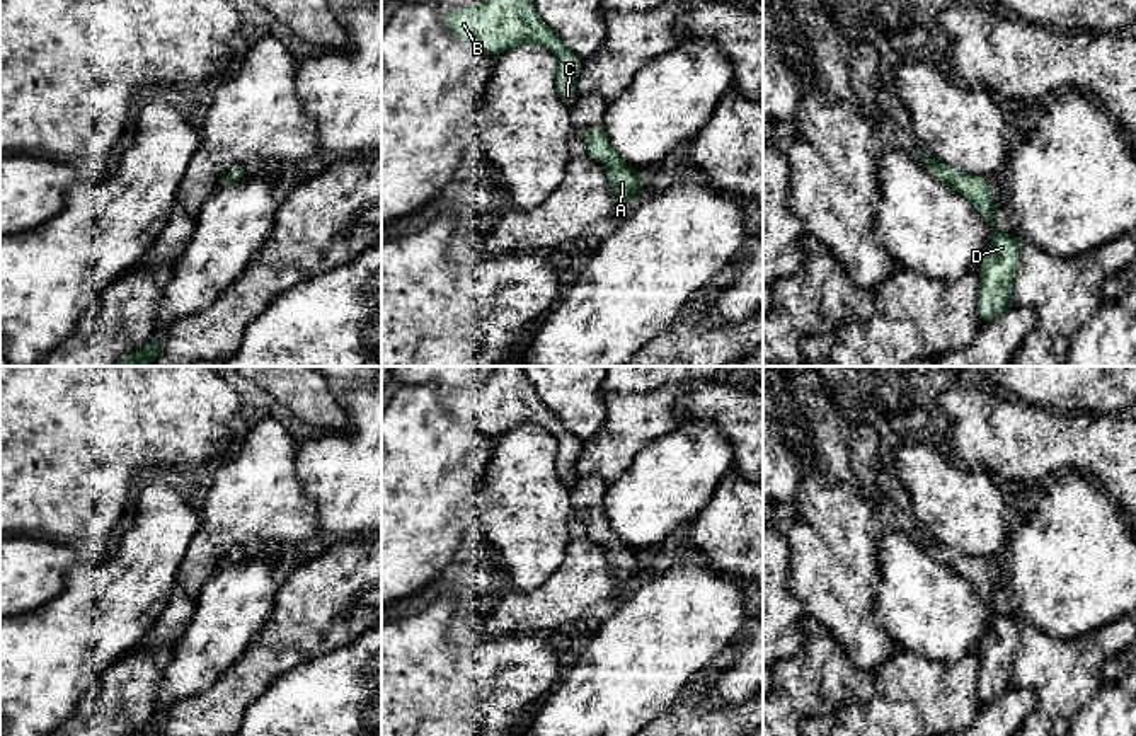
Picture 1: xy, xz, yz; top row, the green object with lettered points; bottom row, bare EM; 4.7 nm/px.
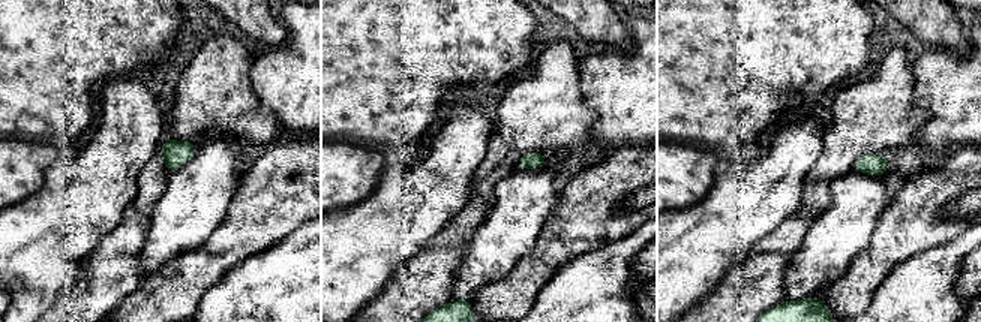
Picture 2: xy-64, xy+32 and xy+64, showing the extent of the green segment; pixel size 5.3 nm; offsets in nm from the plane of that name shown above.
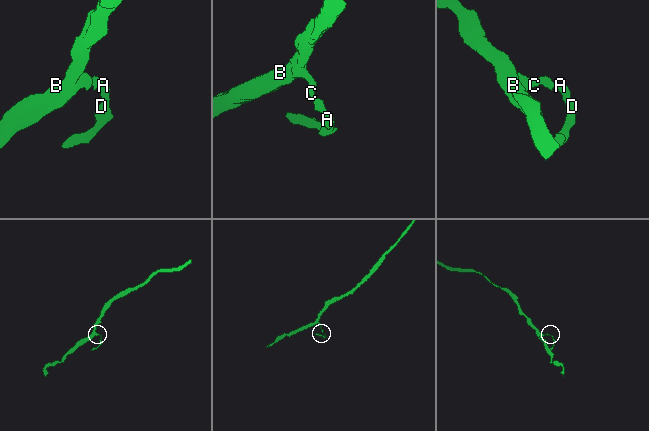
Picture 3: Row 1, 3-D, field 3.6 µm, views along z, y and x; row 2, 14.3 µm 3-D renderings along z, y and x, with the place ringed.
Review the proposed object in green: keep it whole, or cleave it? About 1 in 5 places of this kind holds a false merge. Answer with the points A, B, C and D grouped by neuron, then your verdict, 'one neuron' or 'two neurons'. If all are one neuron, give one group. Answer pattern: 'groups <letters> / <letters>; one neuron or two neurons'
groups A B C D; one neuron

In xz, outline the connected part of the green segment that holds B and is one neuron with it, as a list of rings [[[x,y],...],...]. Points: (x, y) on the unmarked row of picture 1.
[[[497,366],[479,387],[443,392],[443,404],[480,434],[499,438],[519,424],[536,424],[559,441],[557,477],[574,491],[576,462],[584,441],[572,436],[545,407],[523,366]]]

